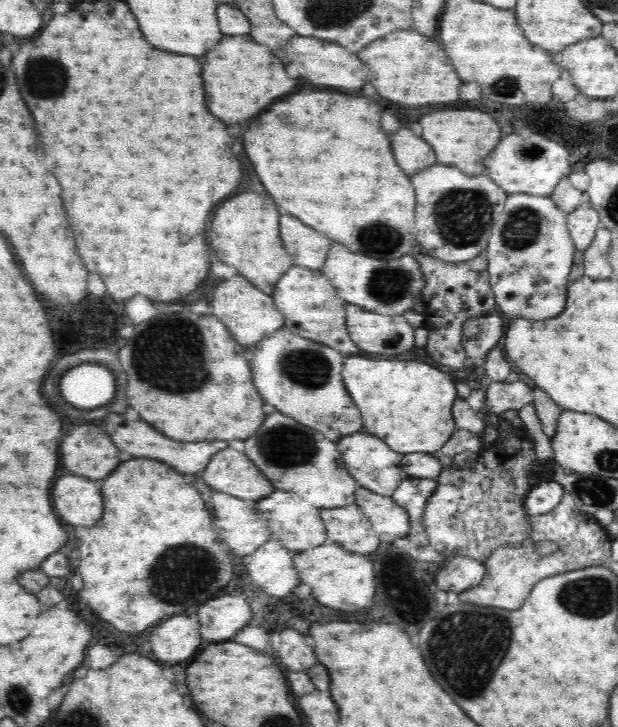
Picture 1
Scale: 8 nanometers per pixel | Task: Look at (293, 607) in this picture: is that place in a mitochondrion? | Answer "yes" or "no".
no

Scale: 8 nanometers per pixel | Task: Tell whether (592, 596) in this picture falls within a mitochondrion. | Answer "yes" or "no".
yes

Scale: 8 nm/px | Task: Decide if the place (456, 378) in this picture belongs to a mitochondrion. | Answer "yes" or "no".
no

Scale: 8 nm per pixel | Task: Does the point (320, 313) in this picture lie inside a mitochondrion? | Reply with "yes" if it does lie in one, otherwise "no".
no

